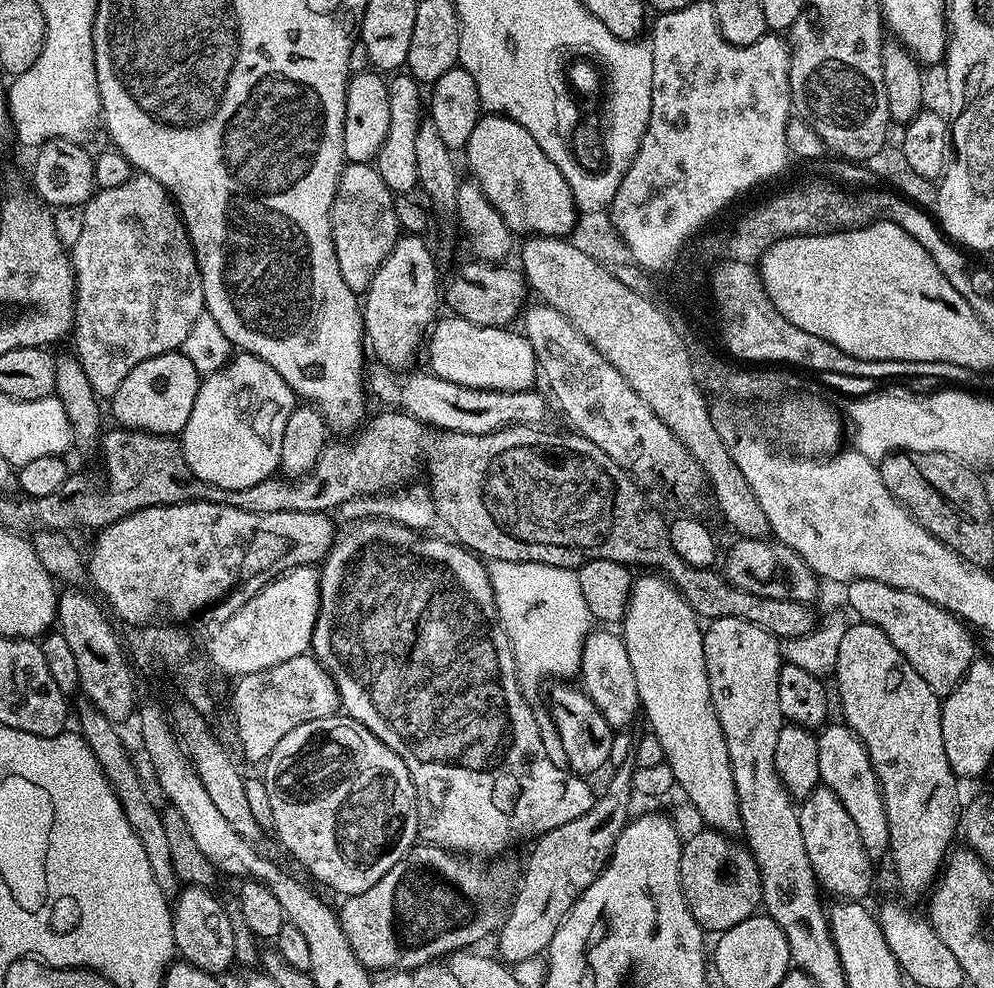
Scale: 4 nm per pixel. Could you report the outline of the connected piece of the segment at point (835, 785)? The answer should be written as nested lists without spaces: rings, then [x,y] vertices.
[[[843,722],[825,723],[819,729],[816,741],[818,742],[818,774],[820,784],[825,788],[834,790],[846,806],[846,814],[854,818],[854,826],[858,826],[858,834],[865,838],[871,836],[887,837],[888,819],[886,818],[886,806],[880,793],[880,779],[876,776],[874,766],[868,757],[866,746],[854,734],[854,730]]]

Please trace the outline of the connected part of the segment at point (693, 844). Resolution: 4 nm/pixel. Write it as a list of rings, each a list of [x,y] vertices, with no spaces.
[[[705,827],[683,841],[680,849],[680,889],[690,914],[708,934],[719,934],[757,915],[764,895],[755,858],[739,839]]]

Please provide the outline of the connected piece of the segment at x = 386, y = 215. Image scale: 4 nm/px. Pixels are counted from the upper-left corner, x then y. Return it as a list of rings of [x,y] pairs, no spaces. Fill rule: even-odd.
[[[345,163],[330,210],[330,226],[334,238],[334,254],[338,258],[338,270],[342,270],[346,286],[350,286],[354,293],[367,292],[374,274],[394,250],[402,235],[399,220],[395,216],[393,197],[393,192],[388,189],[386,182],[382,182],[371,163]]]

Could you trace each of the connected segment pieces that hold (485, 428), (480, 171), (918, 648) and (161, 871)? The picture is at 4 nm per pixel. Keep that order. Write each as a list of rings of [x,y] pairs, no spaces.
[[[379,362],[373,363],[366,372],[366,388],[372,392],[387,407],[399,410],[408,416],[414,417],[420,423],[431,426],[436,430],[444,432],[462,432],[464,434],[490,434],[499,428],[510,428],[513,424],[526,424],[529,426],[540,426],[545,422],[544,415],[548,412],[548,404],[536,393],[536,390],[526,392],[499,392],[498,390],[482,390],[470,386],[458,386],[454,382],[446,382],[442,378],[433,376],[431,371],[408,372],[412,370],[397,370],[395,367]]]
[[[495,114],[481,115],[480,121],[474,126],[474,134],[470,134],[470,142],[466,149],[468,155],[468,168],[476,181],[476,185],[490,198],[494,210],[502,214],[506,226],[513,233],[531,234],[533,236],[557,236],[567,237],[575,227],[578,217],[578,205],[572,188],[562,178],[562,170],[542,154],[542,146],[518,126],[509,116],[498,116]]]
[[[849,580],[846,588],[848,588],[847,607],[856,616],[860,615],[857,617],[863,623],[881,628],[886,634],[886,638],[890,638],[890,642],[894,642],[896,649],[906,658],[906,662],[910,662],[910,666],[914,666],[914,670],[918,670],[918,678],[922,678],[922,682],[926,682],[926,686],[930,686],[930,690],[934,690],[936,696],[943,698],[951,694],[954,686],[958,686],[958,682],[966,674],[966,670],[973,660],[977,659],[976,644],[972,641],[973,629],[960,617],[948,612],[945,608],[938,607],[934,602],[930,602],[910,590],[886,586],[886,582]]]
[[[87,702],[81,704],[78,731],[90,746],[94,758],[98,758],[104,777],[108,779],[110,786],[116,792],[118,802],[130,826],[138,834],[142,842],[142,850],[146,850],[146,862],[150,862],[150,870],[154,870],[154,882],[158,882],[158,890],[162,890],[162,894],[166,897],[175,897],[182,885],[180,879],[174,874],[174,866],[170,862],[170,845],[166,838],[166,826],[162,826],[161,809],[152,805],[152,800],[148,797],[148,792],[144,789],[144,784],[140,781],[131,758],[128,757],[128,748],[124,745],[119,730],[116,729],[119,727],[113,720],[106,718],[106,714],[99,712],[93,704]]]

